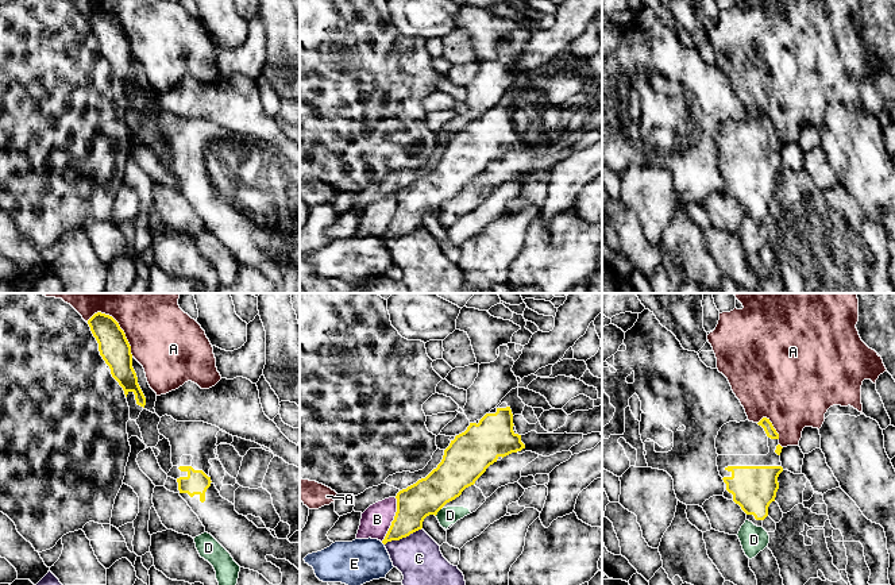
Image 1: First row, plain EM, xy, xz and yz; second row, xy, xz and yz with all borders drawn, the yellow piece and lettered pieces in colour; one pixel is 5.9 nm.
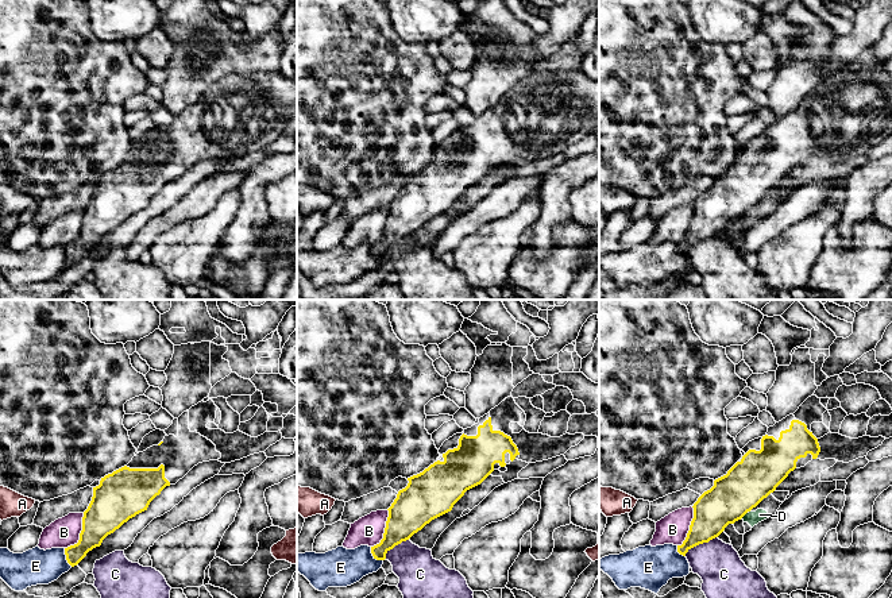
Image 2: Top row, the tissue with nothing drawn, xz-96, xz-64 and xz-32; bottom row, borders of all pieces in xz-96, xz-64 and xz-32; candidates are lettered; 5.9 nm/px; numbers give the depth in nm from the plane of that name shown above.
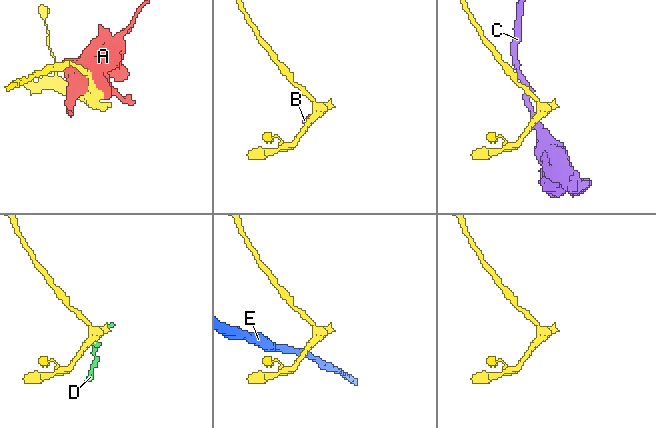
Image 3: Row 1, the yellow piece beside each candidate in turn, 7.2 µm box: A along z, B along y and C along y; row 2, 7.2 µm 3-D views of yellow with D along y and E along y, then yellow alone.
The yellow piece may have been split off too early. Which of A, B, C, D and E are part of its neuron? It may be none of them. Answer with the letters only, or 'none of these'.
none of these

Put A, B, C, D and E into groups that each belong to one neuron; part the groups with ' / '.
A / B / C / D / E

